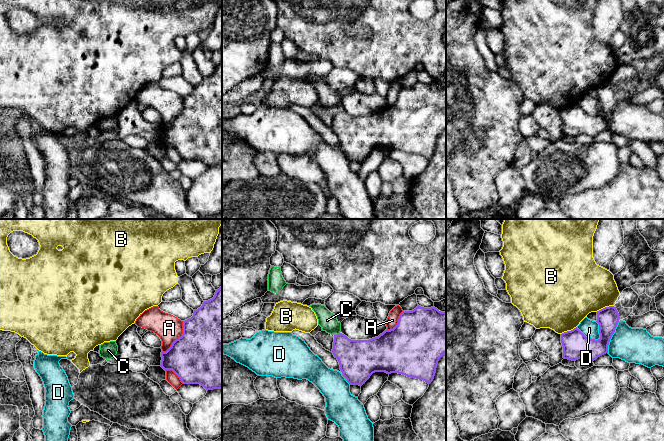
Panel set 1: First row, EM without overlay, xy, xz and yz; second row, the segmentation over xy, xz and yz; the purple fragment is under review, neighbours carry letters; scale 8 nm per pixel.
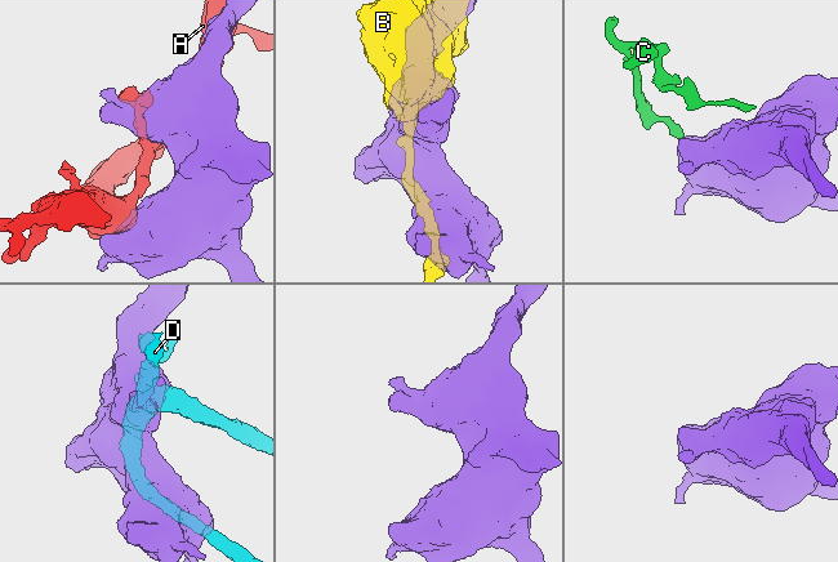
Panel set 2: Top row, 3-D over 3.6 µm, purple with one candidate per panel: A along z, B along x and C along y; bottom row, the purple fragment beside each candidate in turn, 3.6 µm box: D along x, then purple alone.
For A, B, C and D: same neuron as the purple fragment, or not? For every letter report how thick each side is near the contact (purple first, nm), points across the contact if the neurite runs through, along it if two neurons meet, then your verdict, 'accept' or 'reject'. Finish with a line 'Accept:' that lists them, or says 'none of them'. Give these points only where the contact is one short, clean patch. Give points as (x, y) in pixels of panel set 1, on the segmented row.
A: 480/200 nm | reject
B: 170/440 nm | reject
C: 300/140 nm | along xz (339, 332), (334, 335) | reject
D: 220/140 nm | reject
Accept: none of them

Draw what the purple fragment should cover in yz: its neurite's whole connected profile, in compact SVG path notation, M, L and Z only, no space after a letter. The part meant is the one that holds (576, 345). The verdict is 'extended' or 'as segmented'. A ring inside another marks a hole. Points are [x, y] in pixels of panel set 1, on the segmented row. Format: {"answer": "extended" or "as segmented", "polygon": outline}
{"answer": "as segmented", "polygon": "M614 306L597 311L600 338L586 337L577 327L561 334L563 358L576 361L581 358L596 360L608 353L608 345L619 322L619 313Z"}

